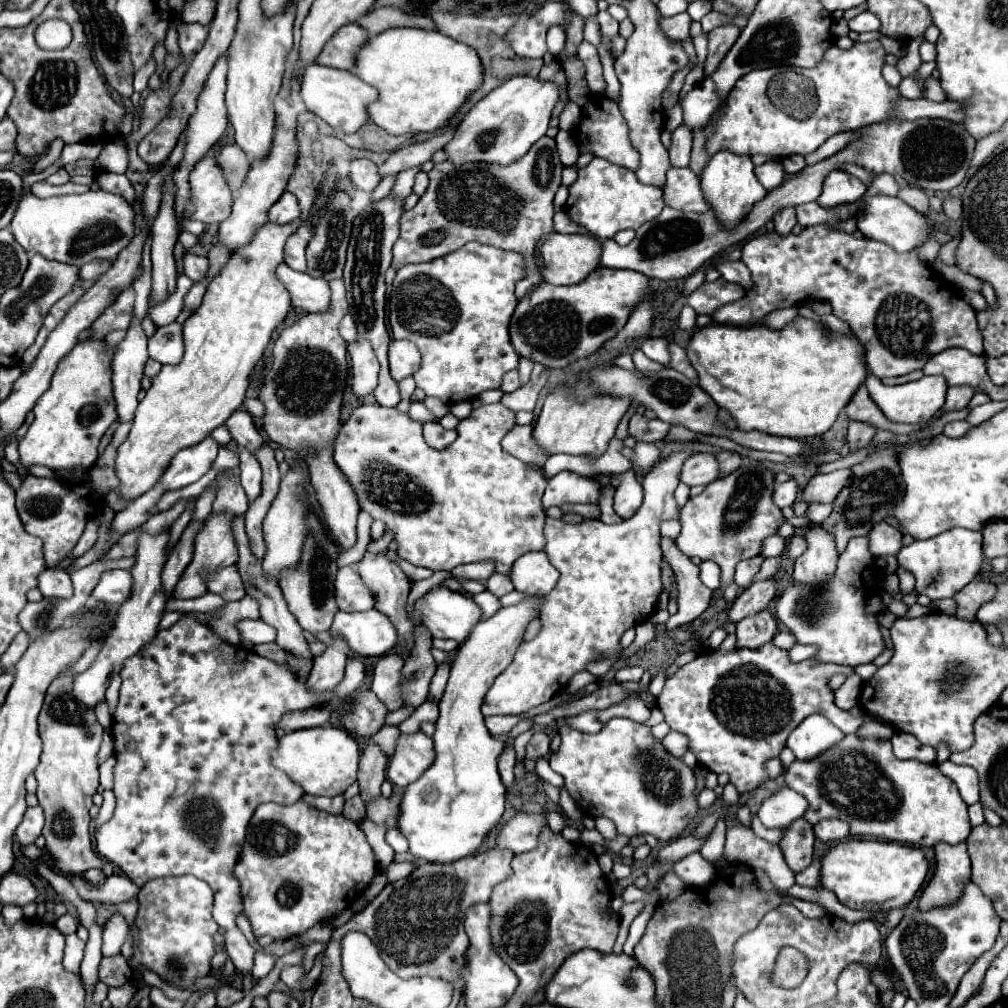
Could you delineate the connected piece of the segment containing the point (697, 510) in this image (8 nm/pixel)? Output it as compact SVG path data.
M739 468L711 482L699 496L689 498L681 508L681 534L675 538L675 544L685 556L699 556L701 560L711 560L721 568L719 592L733 582L737 562L759 556L763 540L777 534L777 528L783 524L783 514L773 504L775 486L777 480L771 470Z

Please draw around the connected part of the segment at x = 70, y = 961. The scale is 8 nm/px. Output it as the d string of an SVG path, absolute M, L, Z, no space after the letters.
M77 934L67 936L67 944L65 944L65 956L63 956L63 966L69 972L79 972L79 964L83 960L83 950L85 950L85 942L77 938Z

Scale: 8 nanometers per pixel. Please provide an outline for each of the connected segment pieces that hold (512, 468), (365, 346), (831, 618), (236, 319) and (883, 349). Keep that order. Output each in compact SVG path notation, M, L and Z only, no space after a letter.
M497 402L497 404L485 404L485 406L475 408L469 418L465 418L465 420L459 422L459 426L457 426L459 438L453 444L449 444L443 450L435 450L435 448L427 446L427 442L423 440L423 422L413 420L409 414L401 414L397 410L387 410L387 408L379 406L379 404L361 404L361 406L357 406L351 412L349 420L341 426L339 436L335 438L335 446L333 446L333 460L339 466L339 470L345 474L347 482L353 486L361 510L367 512L367 514L371 514L373 520L383 520L385 522L385 530L389 530L393 534L393 540L399 544L397 554L403 560L411 562L413 566L423 566L423 568L431 568L431 570L453 570L459 564L471 564L471 562L481 562L481 560L493 558L495 560L495 570L501 572L501 574L509 574L511 564L519 556L523 556L525 552L531 552L531 550L543 550L543 546L545 546L545 538L543 538L543 522L545 522L545 518L543 518L541 496L543 496L543 490L547 486L547 480L541 474L539 466L525 464L519 458L511 456L507 450L503 450L501 440L503 440L503 436L513 426L515 426L515 412L511 412L501 402Z
M363 338L355 344L349 344L347 350L351 354L351 392L355 394L355 398L363 400L377 388L379 362L371 350L371 344Z
M851 538L845 554L839 556L833 582L821 590L803 588L795 582L789 582L777 600L777 618L797 636L799 644L819 646L815 658L821 662L847 666L873 662L873 658L877 658L885 648L877 618L865 612L865 594L869 594L873 580L875 558L867 550L867 538Z
M301 218L289 224L267 222L263 228L257 230L251 244L231 254L229 262L209 282L207 292L203 296L203 304L183 324L185 352L181 362L175 366L165 364L161 372L153 378L153 386L147 390L145 398L139 402L135 410L133 426L127 440L117 448L115 468L121 480L119 494L123 498L135 500L147 490L151 490L155 482L161 478L161 474L165 472L165 468L169 466L171 458L181 448L201 442L207 434L211 434L217 426L221 426L237 408L241 408L245 400L245 390L249 386L249 376L255 364L263 358L263 352L271 342L273 330L283 322L283 318L291 310L291 296L287 294L287 288L283 288L283 284L277 280L275 268L283 264L285 242L291 234L297 232L299 226L301 226Z
M811 226L803 228L799 236L777 236L775 232L753 236L745 242L741 254L741 260L751 270L755 286L739 302L719 308L711 316L715 324L755 324L759 318L763 318L775 308L789 308L793 304L801 304L803 292L807 292L807 300L829 302L833 314L851 326L851 330L857 334L859 342L867 350L867 368L877 378L903 376L913 370L921 370L933 354L939 354L947 348L965 348L971 354L983 354L983 338L977 328L975 310L955 292L951 282L947 282L931 266L921 262L919 248L899 254L879 240L863 238L863 234L859 232L847 234L829 230L825 226Z

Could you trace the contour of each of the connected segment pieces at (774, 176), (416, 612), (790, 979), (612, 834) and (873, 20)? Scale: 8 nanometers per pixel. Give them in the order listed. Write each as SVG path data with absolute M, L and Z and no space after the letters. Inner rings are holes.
M773 160L773 162L765 162L761 166L755 168L755 174L759 178L759 182L767 188L767 190L773 190L775 186L779 186L785 178L785 168L779 160Z
M435 586L415 602L411 620L415 626L425 626L433 638L453 638L457 642L463 642L469 636L469 632L473 630L473 626L479 622L479 616L481 616L481 610L479 606L475 606L471 598L459 592L453 592L449 588Z
M783 948L781 954L779 954L779 958L777 958L775 976L773 976L773 980L777 982L777 986L785 986L785 988L799 986L803 982L803 978L807 976L809 960L806 957L801 957L800 953L796 953L794 956L793 952L797 952L797 950Z
M597 817L594 819L596 829L602 834L606 840L613 840L617 836L614 823L605 817Z
M863 12L859 14L855 20L849 20L849 28L855 32L871 32L871 30L879 30L879 18L871 12Z

